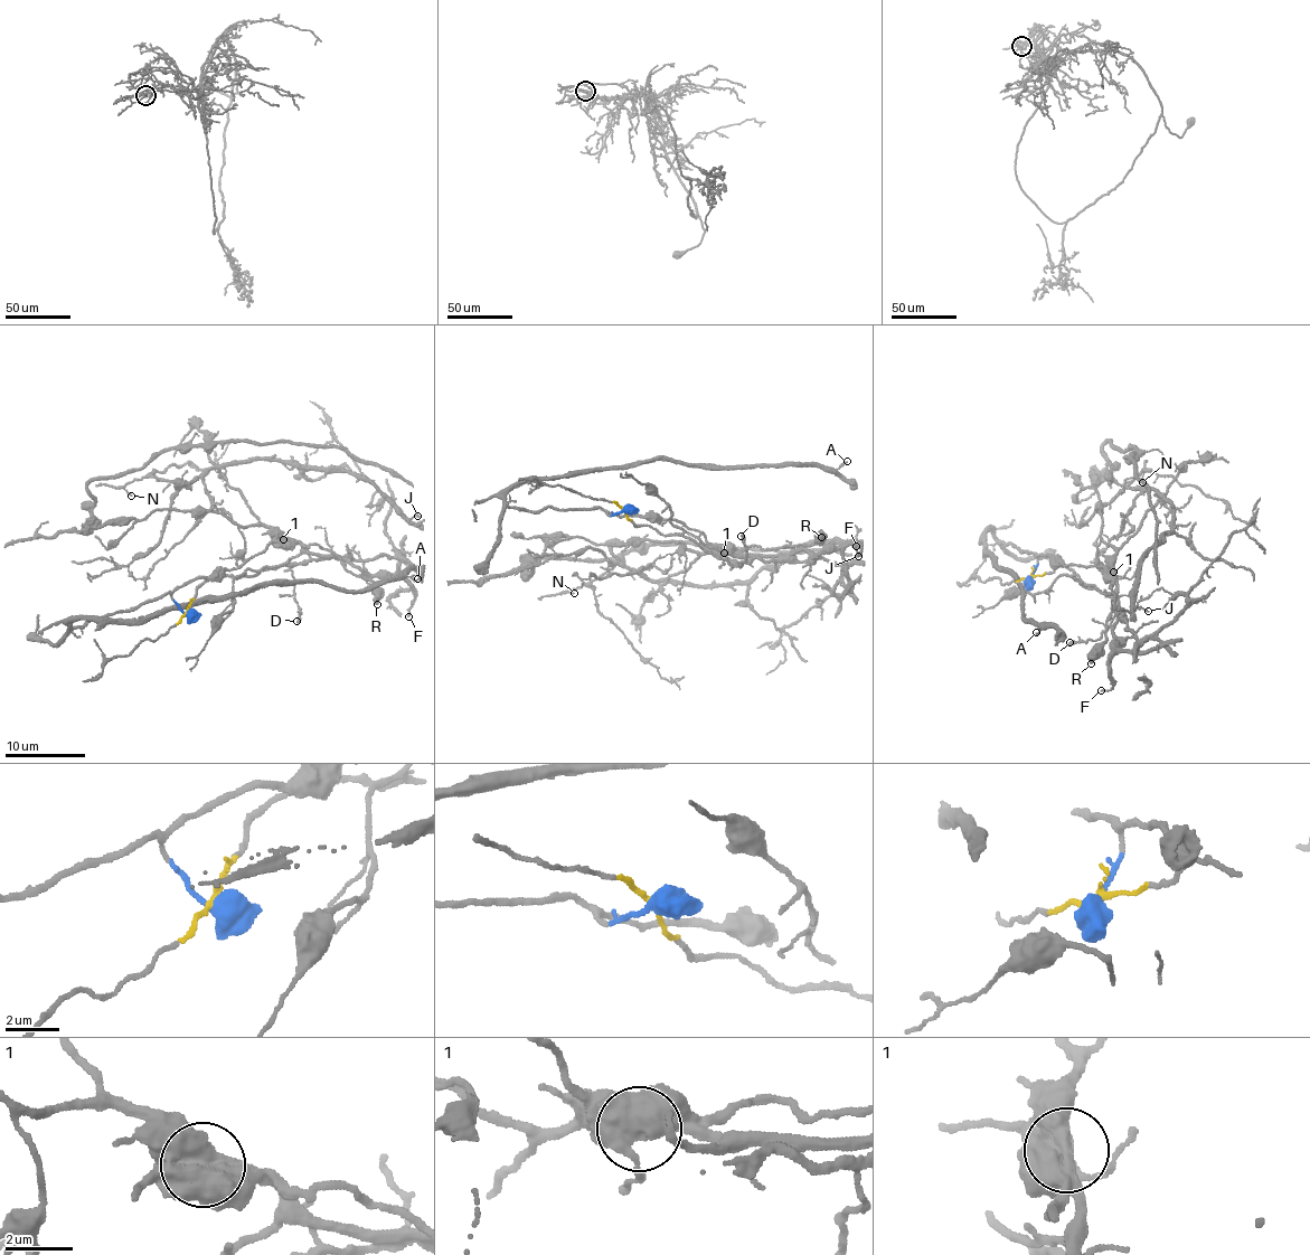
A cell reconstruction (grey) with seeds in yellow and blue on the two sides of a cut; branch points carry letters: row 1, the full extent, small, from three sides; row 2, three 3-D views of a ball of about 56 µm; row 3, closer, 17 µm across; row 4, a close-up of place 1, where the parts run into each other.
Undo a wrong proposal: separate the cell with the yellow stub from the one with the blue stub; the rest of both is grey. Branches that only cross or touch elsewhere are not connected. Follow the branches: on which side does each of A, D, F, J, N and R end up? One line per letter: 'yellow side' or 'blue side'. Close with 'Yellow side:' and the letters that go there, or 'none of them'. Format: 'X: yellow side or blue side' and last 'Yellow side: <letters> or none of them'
A: blue side
D: yellow side
F: yellow side
J: yellow side
N: yellow side
R: blue side
Yellow side: D, F, J, N

